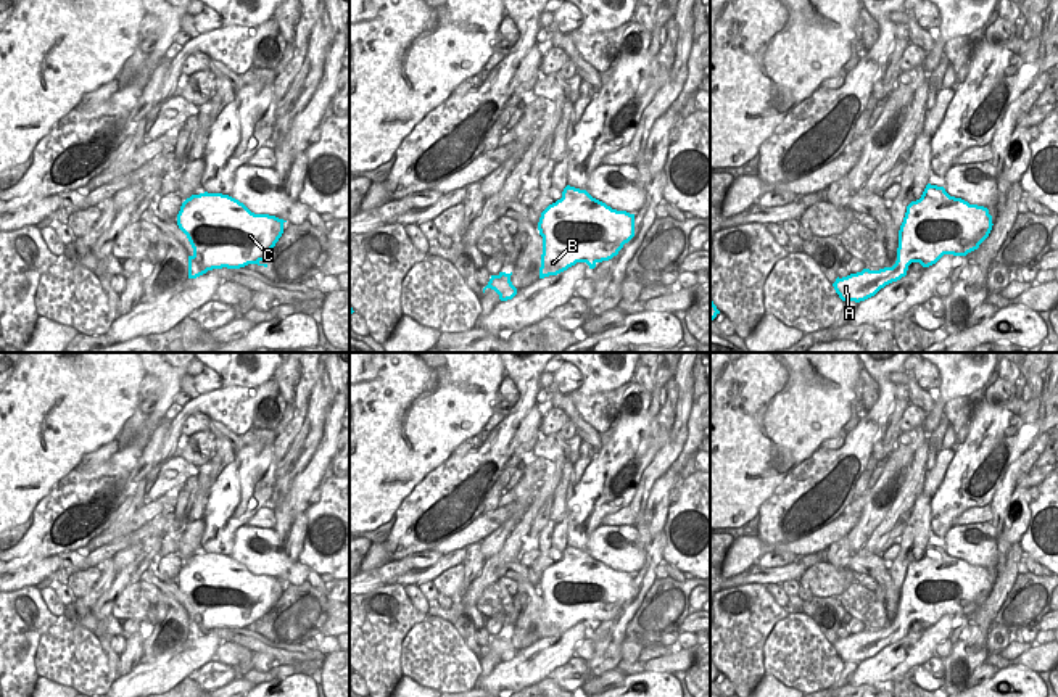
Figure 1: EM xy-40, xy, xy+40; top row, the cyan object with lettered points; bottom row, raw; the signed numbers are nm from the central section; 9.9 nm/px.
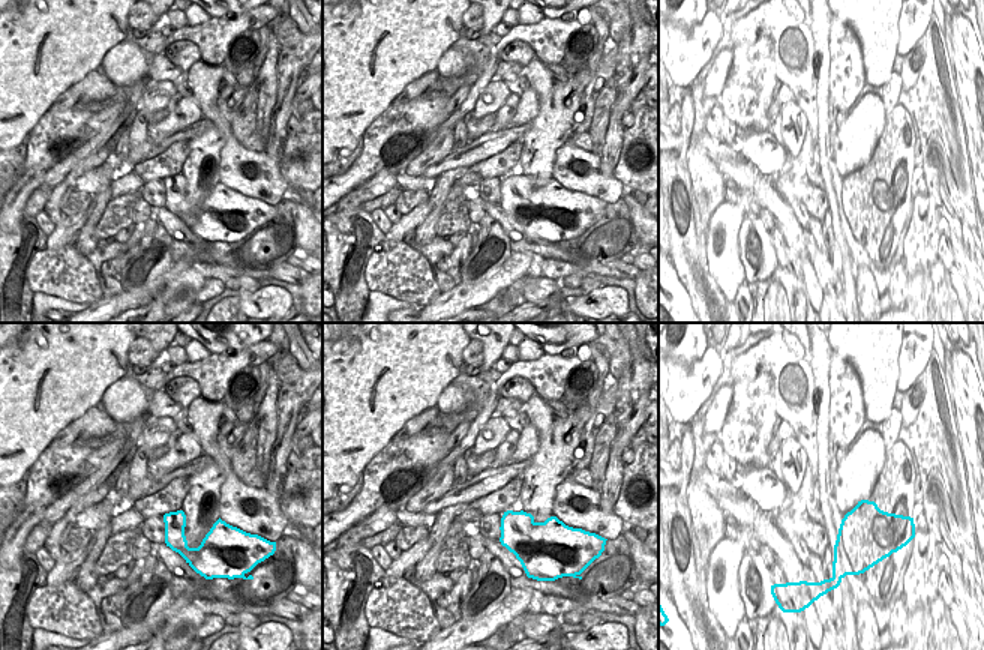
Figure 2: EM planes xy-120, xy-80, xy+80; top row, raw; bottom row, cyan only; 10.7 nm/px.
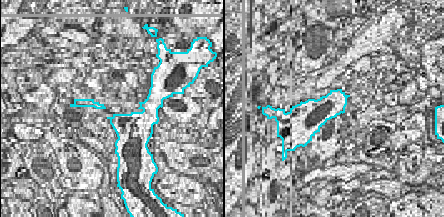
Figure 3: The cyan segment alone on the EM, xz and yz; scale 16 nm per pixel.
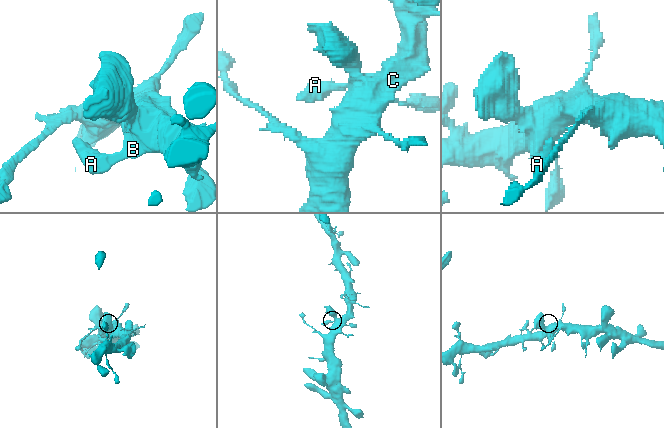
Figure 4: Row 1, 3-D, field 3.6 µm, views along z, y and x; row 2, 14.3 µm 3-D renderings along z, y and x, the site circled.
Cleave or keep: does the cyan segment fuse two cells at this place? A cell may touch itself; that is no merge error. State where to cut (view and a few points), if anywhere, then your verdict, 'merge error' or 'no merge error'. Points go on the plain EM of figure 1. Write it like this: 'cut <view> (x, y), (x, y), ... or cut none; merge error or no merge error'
cut none; no merge error

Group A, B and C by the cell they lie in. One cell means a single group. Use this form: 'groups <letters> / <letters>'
groups A B C

